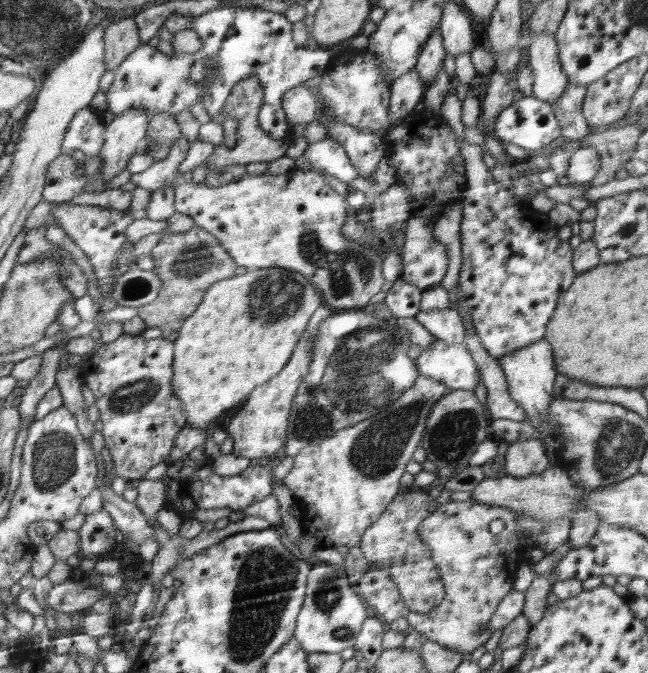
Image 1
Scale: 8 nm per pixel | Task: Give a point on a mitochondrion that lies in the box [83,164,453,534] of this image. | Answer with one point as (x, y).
(357, 371)

